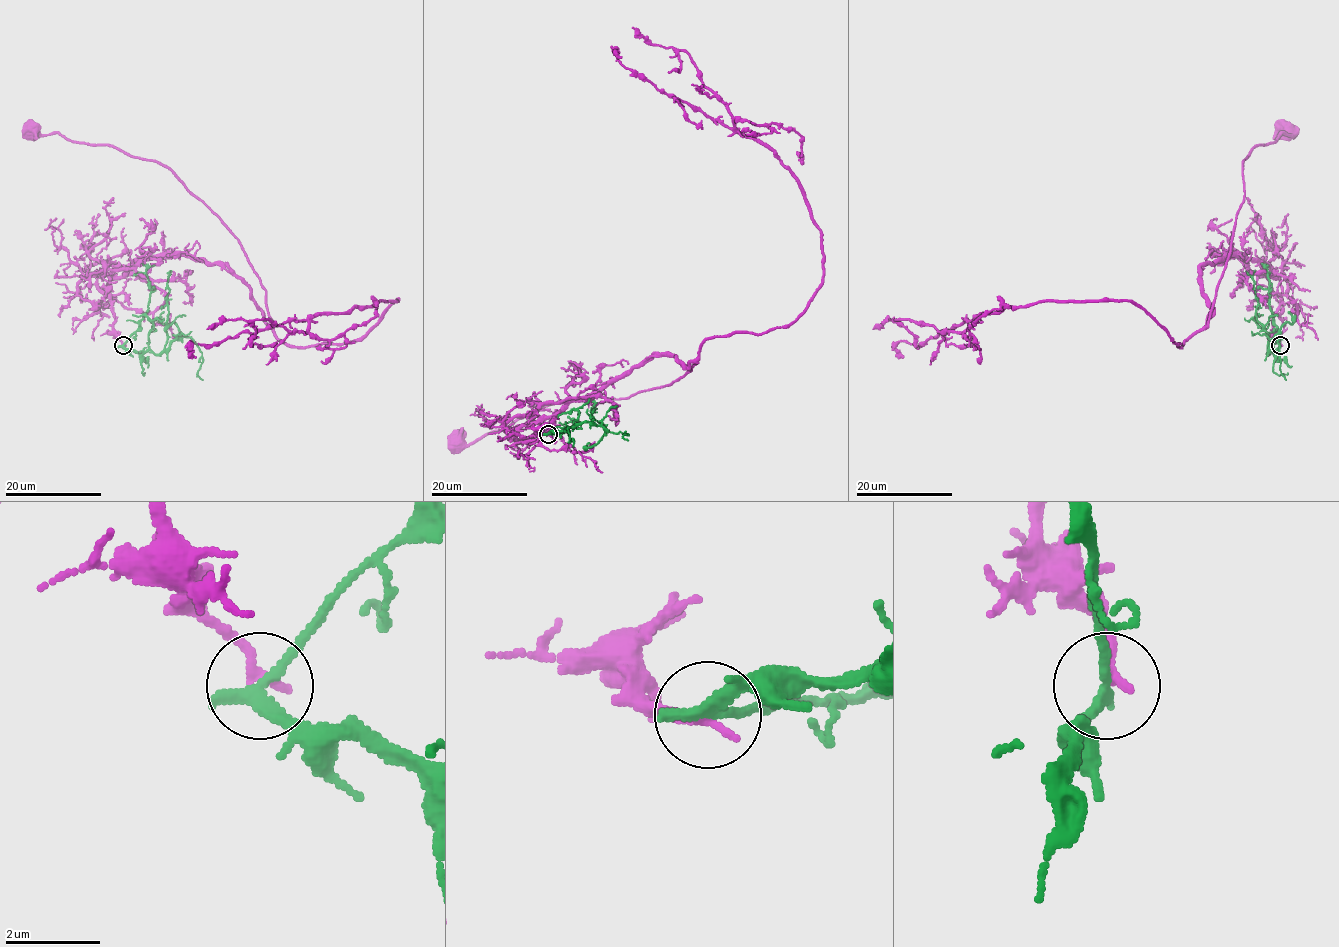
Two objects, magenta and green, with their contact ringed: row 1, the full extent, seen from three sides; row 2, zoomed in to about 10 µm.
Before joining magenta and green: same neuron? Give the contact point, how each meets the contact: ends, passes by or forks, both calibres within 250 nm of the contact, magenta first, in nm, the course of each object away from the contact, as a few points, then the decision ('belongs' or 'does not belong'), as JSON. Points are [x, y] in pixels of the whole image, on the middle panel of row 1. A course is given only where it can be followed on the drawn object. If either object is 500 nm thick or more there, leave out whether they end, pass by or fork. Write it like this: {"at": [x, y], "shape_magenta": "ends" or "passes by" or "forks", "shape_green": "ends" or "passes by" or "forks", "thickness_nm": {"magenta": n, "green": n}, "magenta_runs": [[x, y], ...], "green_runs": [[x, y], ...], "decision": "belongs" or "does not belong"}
{"at": [548, 434], "shape_magenta": "ends", "shape_green": "passes by", "thickness_nm": {"magenta": 220, "green": 260}, "magenta_runs": [[548, 435], [539, 427], [533, 435], [651, 356], [697, 363], [664, 386], [555, 401], [458, 442]], "green_runs": [[548, 434], [581, 422], [592, 423], [592, 409], [597, 409]], "decision": "does not belong"}

